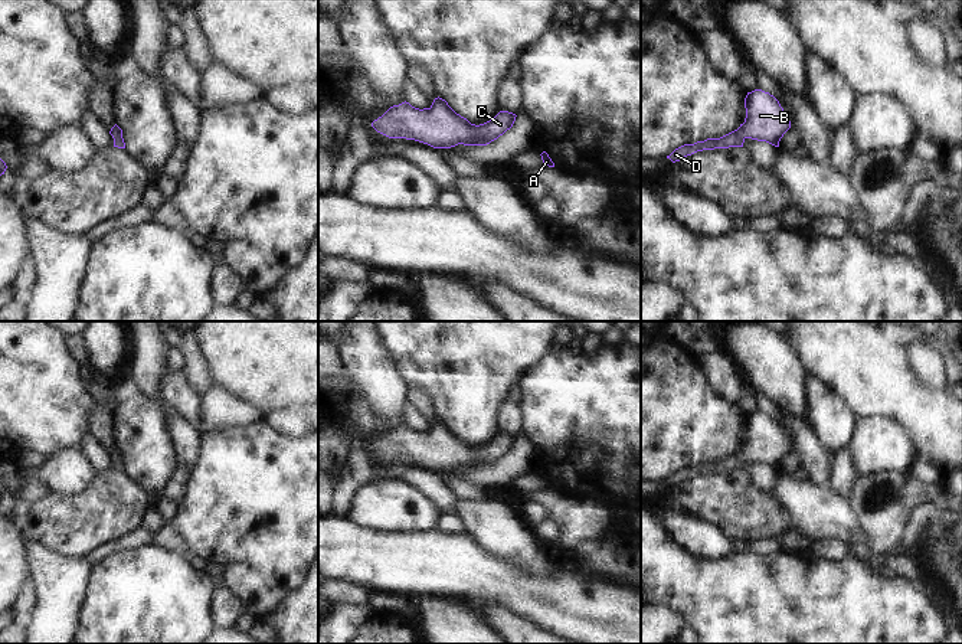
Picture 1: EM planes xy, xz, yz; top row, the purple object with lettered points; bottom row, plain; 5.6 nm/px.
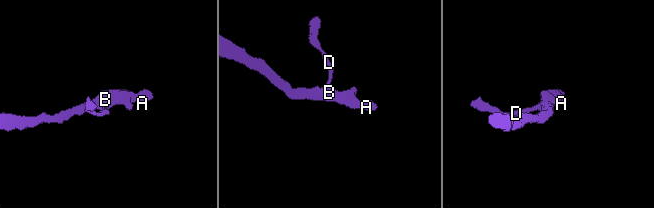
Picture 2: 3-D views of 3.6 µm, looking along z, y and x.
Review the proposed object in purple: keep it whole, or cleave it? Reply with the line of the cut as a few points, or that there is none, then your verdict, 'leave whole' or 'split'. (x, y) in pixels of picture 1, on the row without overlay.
cut none; leave whole

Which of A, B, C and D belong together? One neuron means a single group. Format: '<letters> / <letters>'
A B C D

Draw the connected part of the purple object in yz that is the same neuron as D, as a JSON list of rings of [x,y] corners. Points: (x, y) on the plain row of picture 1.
[[[762,412],[747,415],[745,421],[746,441],[740,450],[720,461],[707,461],[694,467],[675,471],[667,481],[673,486],[703,473],[743,470],[746,461],[766,464],[779,470],[783,457],[791,451],[791,444],[779,424]]]

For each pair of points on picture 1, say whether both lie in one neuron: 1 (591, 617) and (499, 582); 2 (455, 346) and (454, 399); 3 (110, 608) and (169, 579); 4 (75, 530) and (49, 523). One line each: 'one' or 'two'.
1: one
2: one
3: one
4: one

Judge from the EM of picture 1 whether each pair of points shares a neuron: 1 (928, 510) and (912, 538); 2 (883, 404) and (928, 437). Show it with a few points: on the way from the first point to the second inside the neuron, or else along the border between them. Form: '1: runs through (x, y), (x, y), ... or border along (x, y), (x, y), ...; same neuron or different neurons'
1: runs through (920, 517), (915, 530); same neuron
2: runs through (895, 404), (918, 425); same neuron

